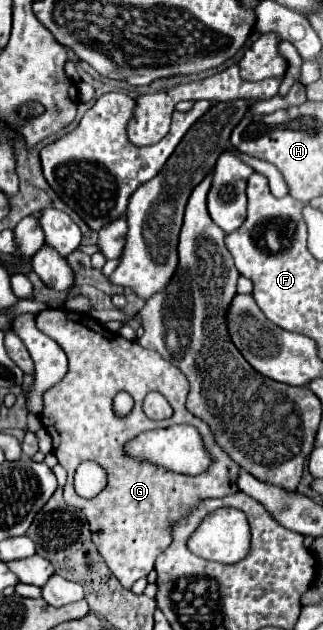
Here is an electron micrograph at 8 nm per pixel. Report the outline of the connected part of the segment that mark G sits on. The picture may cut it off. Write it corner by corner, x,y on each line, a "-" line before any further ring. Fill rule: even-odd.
44,309
44,311
40,311
36,315
36,327
44,335
54,339
64,349
64,353
68,355
68,367
70,367
68,377
64,377
60,383
56,383
54,387
50,387
44,393
44,409
40,413
40,421
44,423
44,429
52,437
52,451
56,453
60,465
68,473
68,481
64,485
64,499
66,499
68,505
78,507
86,515
96,549
104,557
104,561
110,567
110,571
114,573
114,577
126,589
130,589
132,583
136,583
140,577
146,577
154,569
154,561
158,559
158,555
168,549
168,545
172,543
172,525
176,521
186,517
204,499
226,497
226,495
232,495
232,493
238,491
236,481
238,481
240,465
234,463
230,459
230,455
226,451
222,451
222,447
214,441
214,433
210,433
210,427
202,419
188,413
188,409
184,405
186,403
186,393
188,393
186,377
180,373
180,369
176,365
170,365
170,361
162,359
160,353
142,349
138,343
128,341
122,335
108,331
102,323
92,319
90,315
78,315
78,313
72,313
72,311
66,311
66,309
-
118,391
128,391
134,397
134,409
126,417
118,417
112,411
112,401
114,401
114,395
-
148,391
160,391
168,399
168,403
174,409
174,415
170,419
152,421
144,415
142,399
-
176,423
188,423
188,425
198,427
198,431
204,437
204,443
206,443
208,451
214,457
214,463
212,463
210,471
206,471
202,475
196,475
196,477
188,477
188,475
166,471
158,465
150,465
148,461
132,459
124,451
124,445
130,439
138,437
138,433
158,429
158,427
170,427
170,425
176,425
-
84,459
100,463
108,473
108,485
94,499
82,499
74,493
74,469

